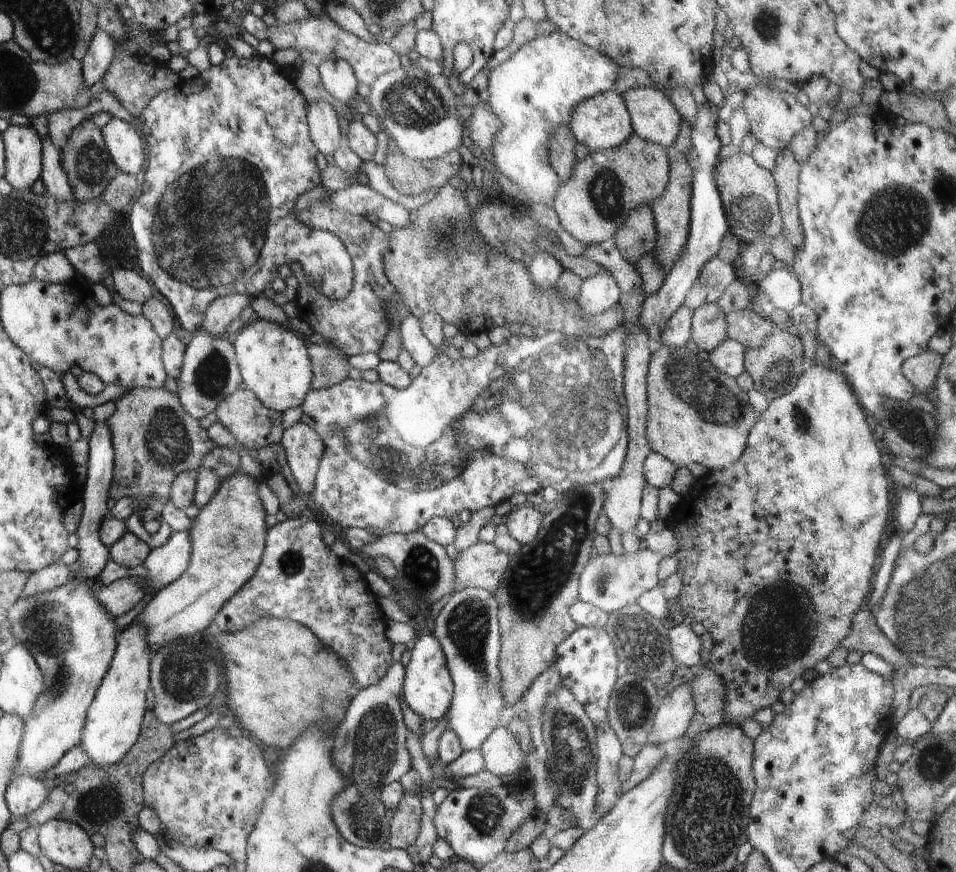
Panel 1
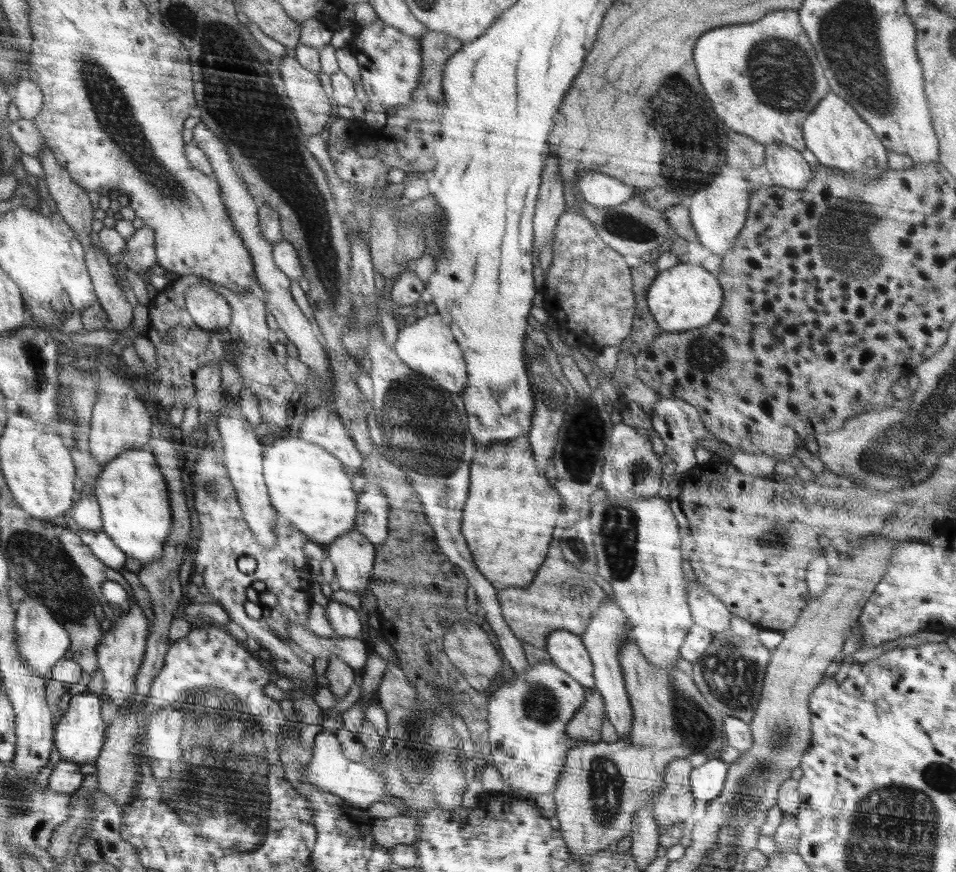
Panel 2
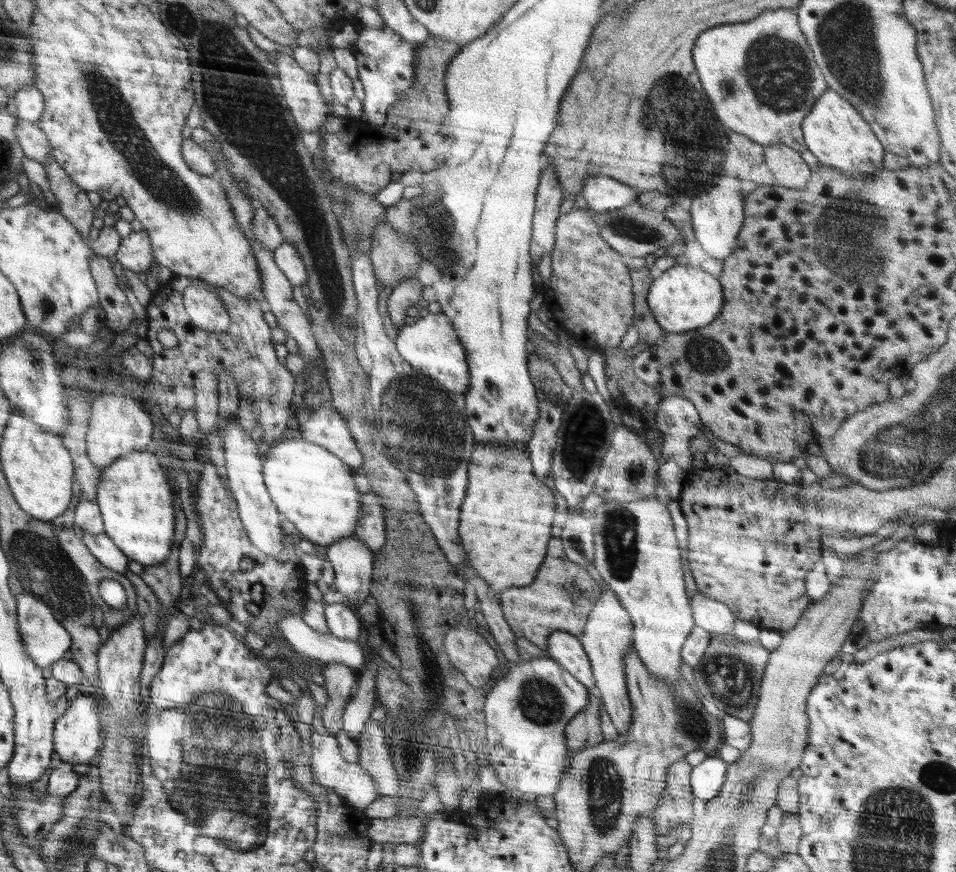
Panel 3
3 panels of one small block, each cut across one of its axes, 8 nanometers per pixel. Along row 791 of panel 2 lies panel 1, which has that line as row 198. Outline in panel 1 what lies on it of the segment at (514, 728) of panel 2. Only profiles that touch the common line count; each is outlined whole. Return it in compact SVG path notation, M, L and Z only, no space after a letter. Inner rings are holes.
M556 30L550 36L538 36L532 42L521 46L510 58L495 66L488 73L489 105L498 116L500 130L496 132L490 151L492 163L497 168L498 180L512 191L516 203L525 206L530 203L551 204L558 184L561 184L556 172L548 160L548 140L556 126L568 125L577 104L614 87L619 65L604 53L594 50L579 40Z

